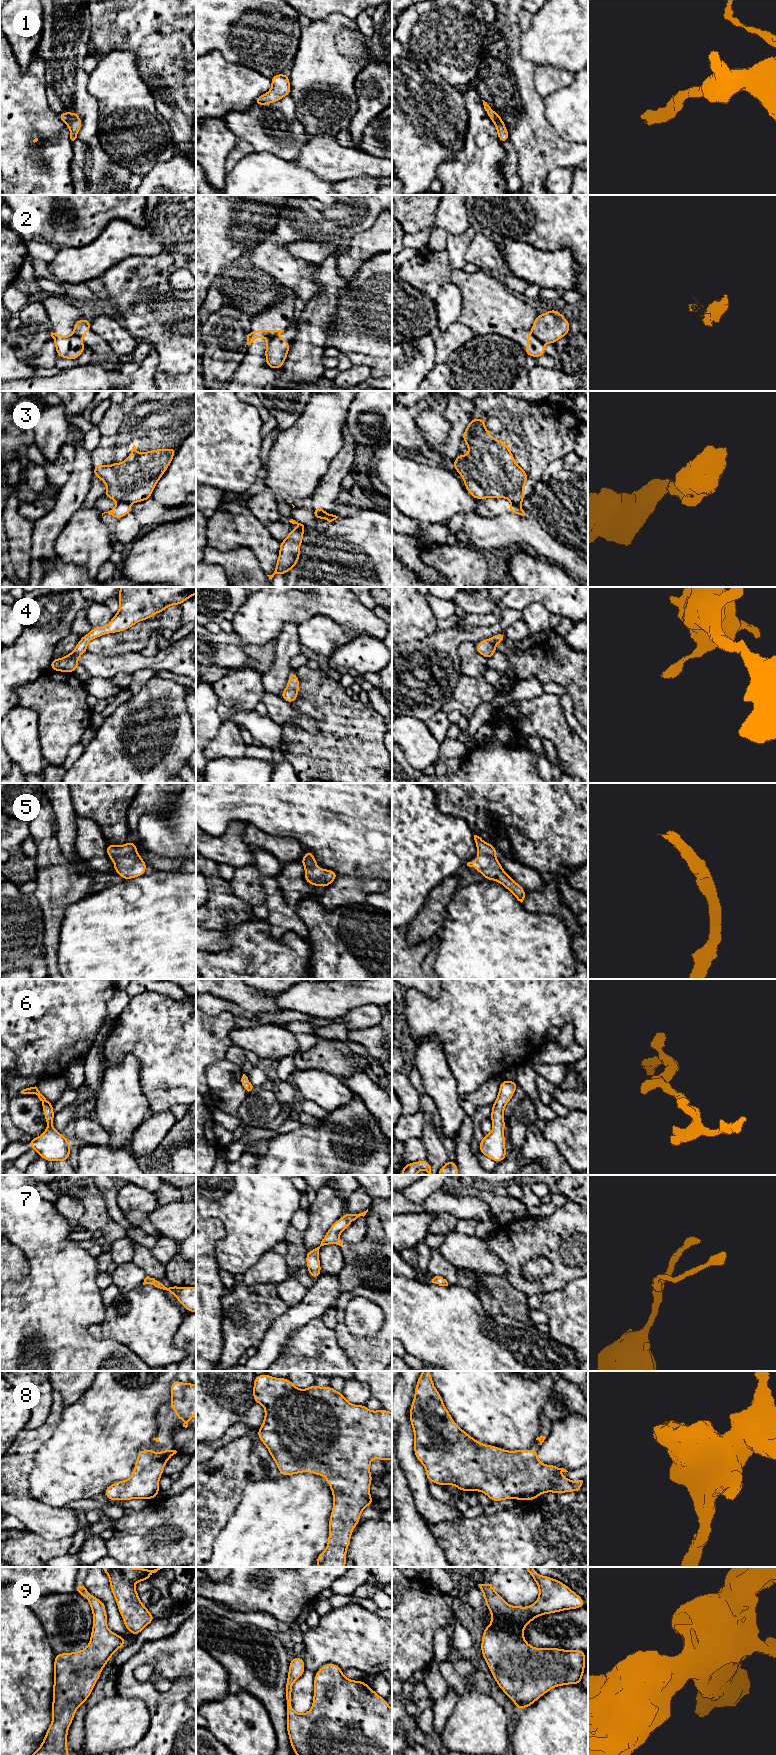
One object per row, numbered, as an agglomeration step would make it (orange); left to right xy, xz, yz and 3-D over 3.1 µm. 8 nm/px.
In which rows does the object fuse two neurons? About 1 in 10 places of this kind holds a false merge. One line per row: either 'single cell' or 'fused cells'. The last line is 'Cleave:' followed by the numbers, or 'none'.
1: single cell
2: fused cells
3: fused cells
4: single cell
5: single cell
6: single cell
7: single cell
8: single cell
9: single cell
Cleave: 2, 3

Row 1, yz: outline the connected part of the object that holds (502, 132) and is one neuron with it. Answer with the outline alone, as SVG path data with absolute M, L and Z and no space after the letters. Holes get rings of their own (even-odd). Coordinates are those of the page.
M483 101L484 109L490 118L490 120L495 124L498 139L501 143L504 143L509 140L508 130L499 114L497 114L488 104Z

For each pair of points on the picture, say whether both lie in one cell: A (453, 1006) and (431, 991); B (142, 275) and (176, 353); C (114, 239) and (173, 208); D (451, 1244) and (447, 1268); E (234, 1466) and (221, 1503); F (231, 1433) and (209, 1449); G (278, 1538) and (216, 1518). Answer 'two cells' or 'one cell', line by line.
A: two cells
B: one cell
C: one cell
D: two cells
E: one cell
F: one cell
G: two cells

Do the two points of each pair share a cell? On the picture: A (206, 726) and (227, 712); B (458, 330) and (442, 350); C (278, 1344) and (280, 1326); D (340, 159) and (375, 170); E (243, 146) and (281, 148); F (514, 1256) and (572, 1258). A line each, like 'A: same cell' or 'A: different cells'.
A: different cells
B: same cell
C: same cell
D: same cell
E: different cells
F: same cell

